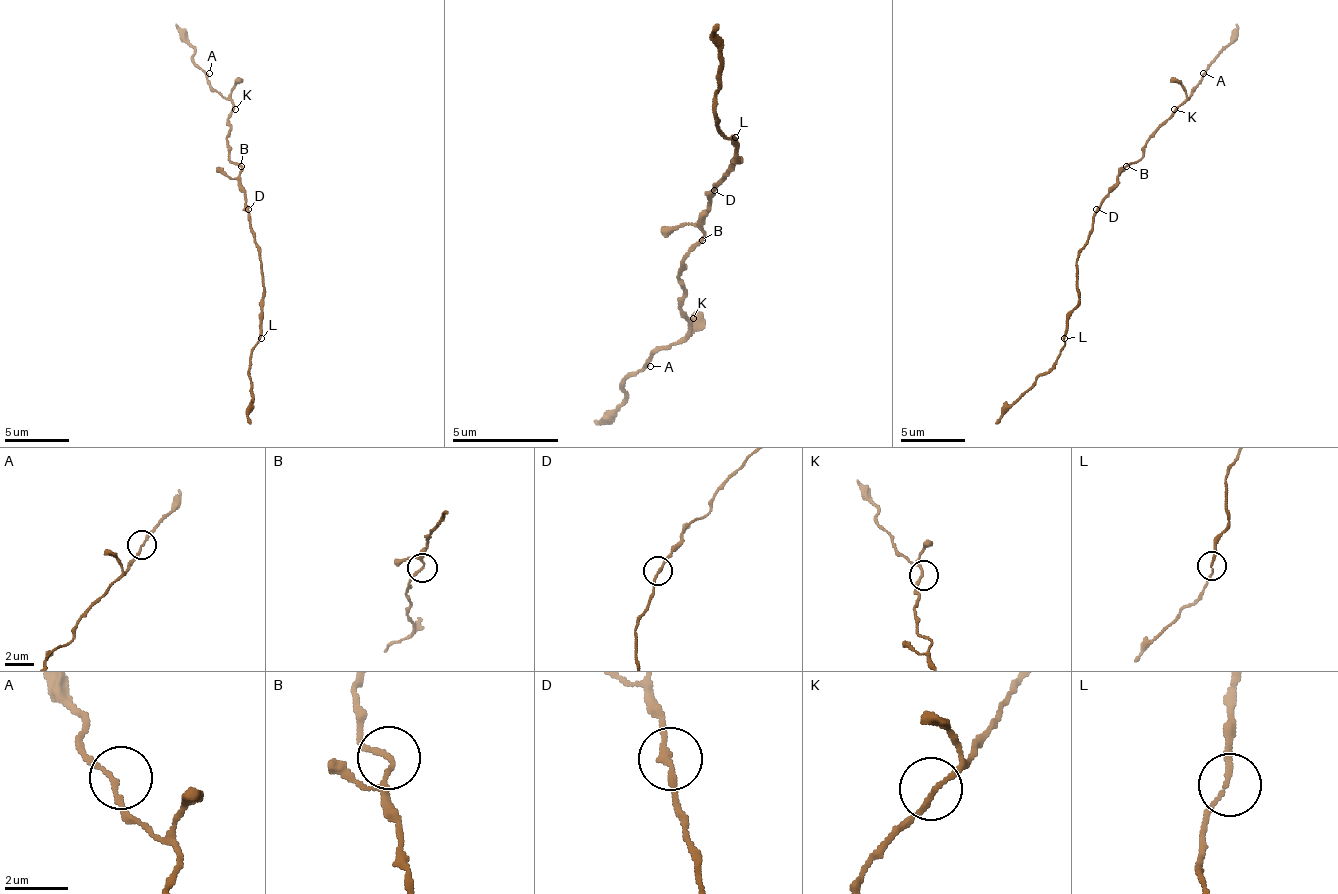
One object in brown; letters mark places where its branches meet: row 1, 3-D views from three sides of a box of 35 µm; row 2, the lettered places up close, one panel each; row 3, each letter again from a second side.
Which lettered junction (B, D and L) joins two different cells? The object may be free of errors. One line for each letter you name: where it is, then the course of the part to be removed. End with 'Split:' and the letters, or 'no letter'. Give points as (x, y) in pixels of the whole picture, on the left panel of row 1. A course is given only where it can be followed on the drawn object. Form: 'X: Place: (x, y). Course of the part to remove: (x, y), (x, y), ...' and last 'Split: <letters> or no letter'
Split: no letter

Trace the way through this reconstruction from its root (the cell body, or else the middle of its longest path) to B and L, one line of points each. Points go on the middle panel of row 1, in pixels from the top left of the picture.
B: (709, 196), (709, 212), (703, 217), (703, 238)
L: (709, 196), (725, 180), (725, 169), (735, 158), (741, 158), (735, 153), (735, 137)

